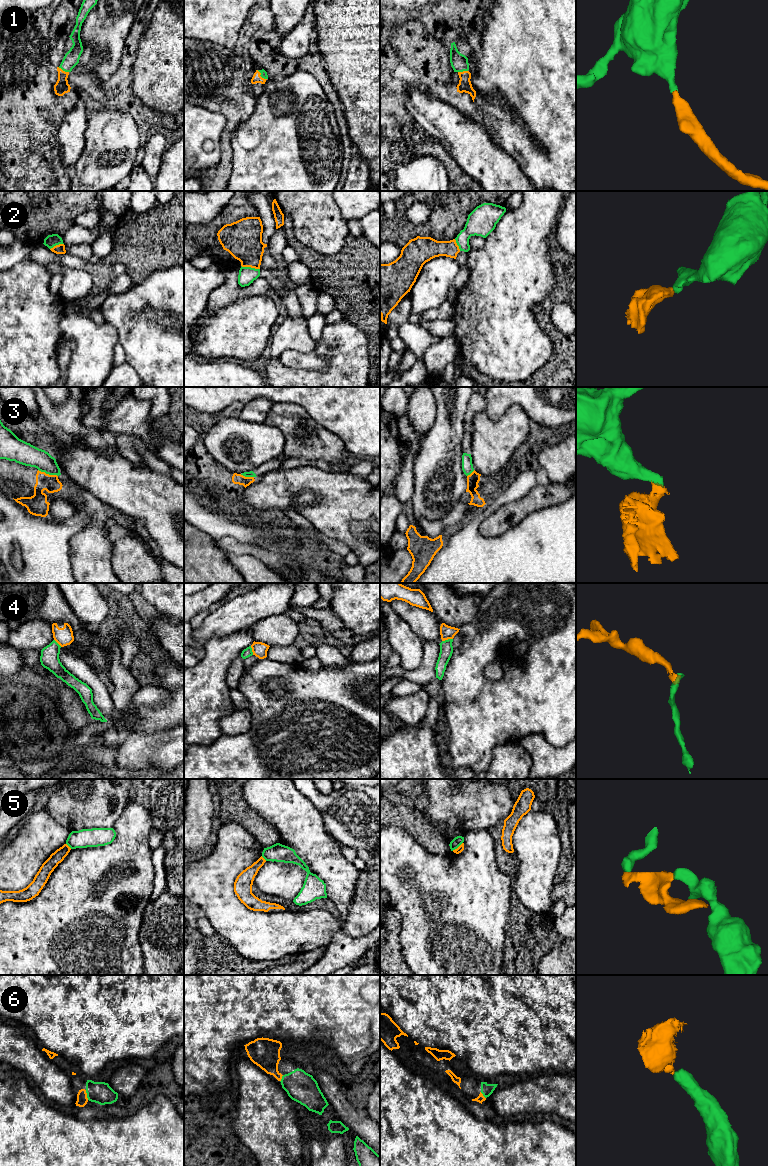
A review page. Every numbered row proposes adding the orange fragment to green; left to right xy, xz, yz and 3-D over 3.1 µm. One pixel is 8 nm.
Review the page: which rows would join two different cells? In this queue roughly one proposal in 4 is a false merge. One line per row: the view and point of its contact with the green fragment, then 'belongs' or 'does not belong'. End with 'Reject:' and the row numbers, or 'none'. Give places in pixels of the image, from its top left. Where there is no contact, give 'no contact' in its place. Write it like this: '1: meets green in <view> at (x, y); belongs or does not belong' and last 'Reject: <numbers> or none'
1: meets green in xz at (261, 76); belongs
2: meets green in xz at (250, 267); does not belong
3: meets green in xy at (48, 473); does not belong
4: meets green in yz at (448, 639); does not belong
5: meets green in yz at (457, 847); does not belong
6: meets green in xy at (87, 1095); belongs
Reject: 2, 3, 4, 5

